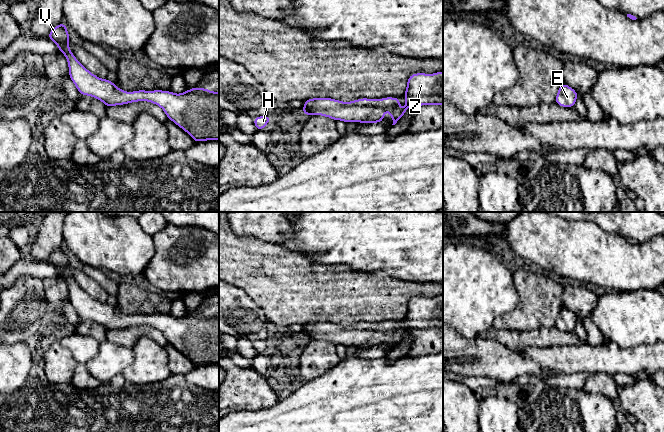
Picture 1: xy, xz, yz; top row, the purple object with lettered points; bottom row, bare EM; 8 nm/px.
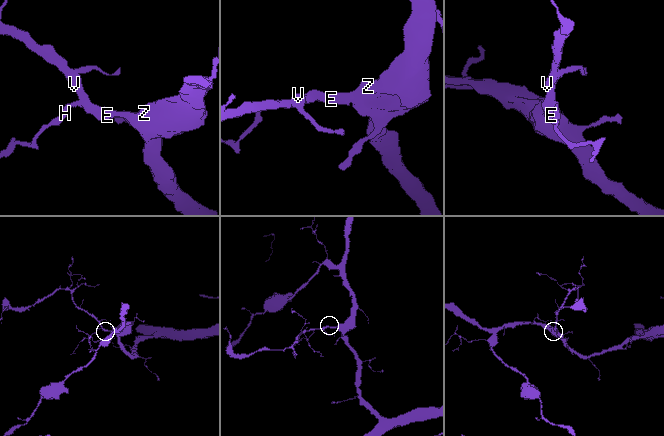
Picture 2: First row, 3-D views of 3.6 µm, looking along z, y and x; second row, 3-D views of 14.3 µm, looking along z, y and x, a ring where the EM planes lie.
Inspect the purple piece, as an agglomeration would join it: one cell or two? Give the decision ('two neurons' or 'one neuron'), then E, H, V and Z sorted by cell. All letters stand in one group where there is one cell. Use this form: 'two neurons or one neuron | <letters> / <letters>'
one neuron | E H V Z

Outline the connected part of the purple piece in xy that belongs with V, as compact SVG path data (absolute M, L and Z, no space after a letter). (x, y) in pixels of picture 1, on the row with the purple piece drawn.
M55 26L48 35L67 59L69 78L81 95L102 101L106 107L147 101L161 107L168 119L187 132L195 142L219 140L219 92L194 87L175 94L163 90L125 92L114 82L101 79L87 70L68 47L67 26Z

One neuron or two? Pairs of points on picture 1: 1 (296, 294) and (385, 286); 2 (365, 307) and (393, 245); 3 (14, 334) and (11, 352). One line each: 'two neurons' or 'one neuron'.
1: one neuron
2: two neurons
3: two neurons

